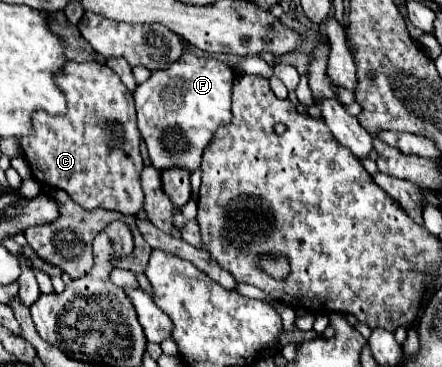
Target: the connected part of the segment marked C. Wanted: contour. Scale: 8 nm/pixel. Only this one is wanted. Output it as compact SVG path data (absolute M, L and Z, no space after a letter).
M67 62L59 76L59 86L67 96L67 114L63 118L47 116L47 112L35 112L35 132L27 140L19 140L25 160L31 164L33 178L39 184L49 184L53 188L65 190L79 206L107 208L121 214L137 214L143 210L143 190L141 190L141 170L143 160L139 152L139 130L135 120L133 94L125 88L121 78L113 74L107 64L101 62Z

